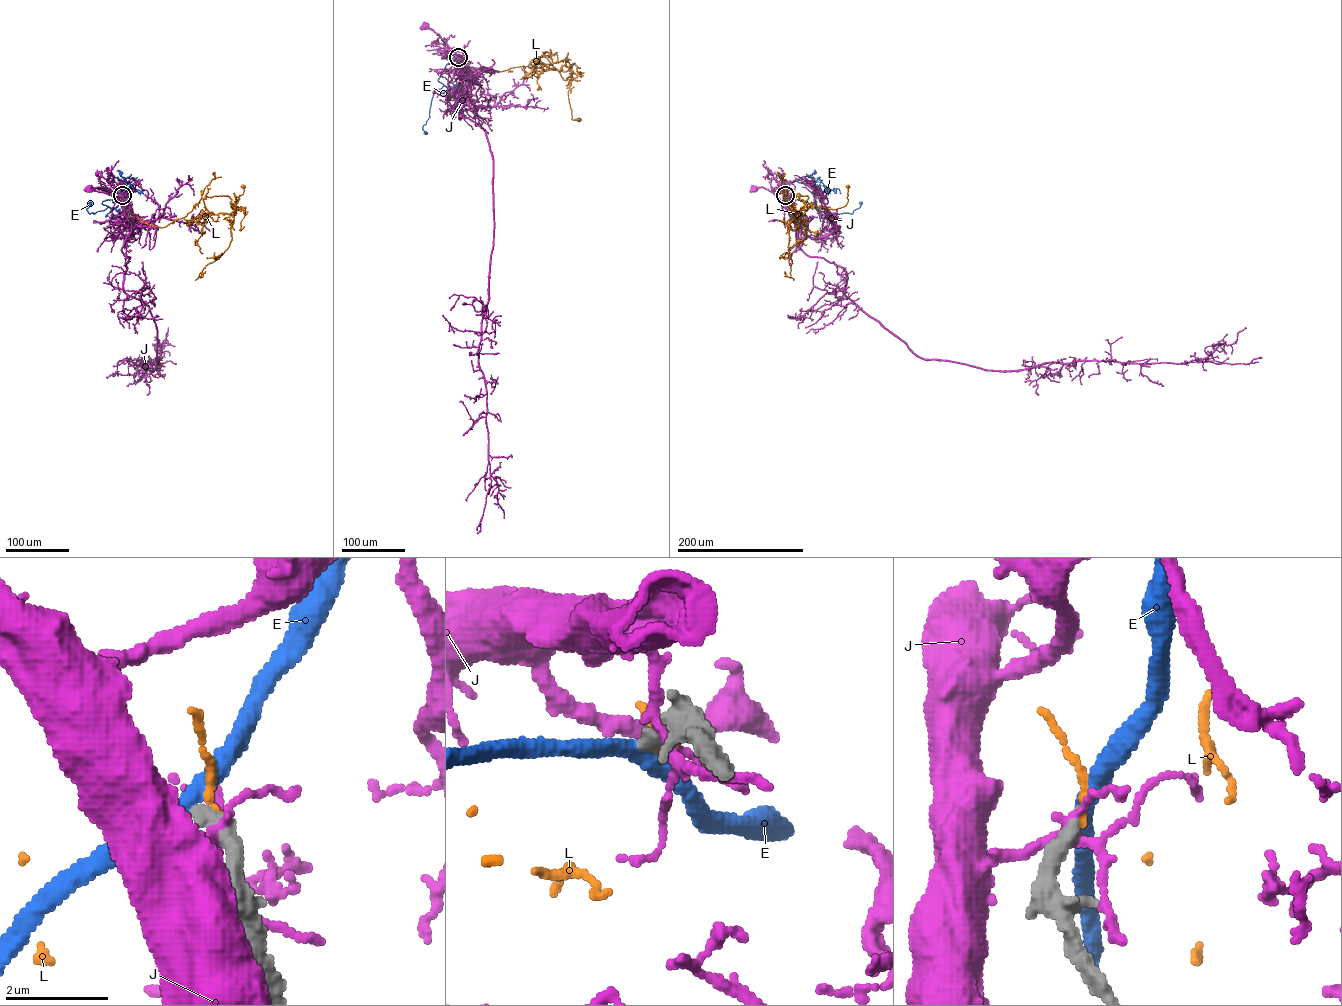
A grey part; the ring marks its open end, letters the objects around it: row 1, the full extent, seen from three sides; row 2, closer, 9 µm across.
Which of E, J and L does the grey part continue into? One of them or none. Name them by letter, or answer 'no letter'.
no letter

